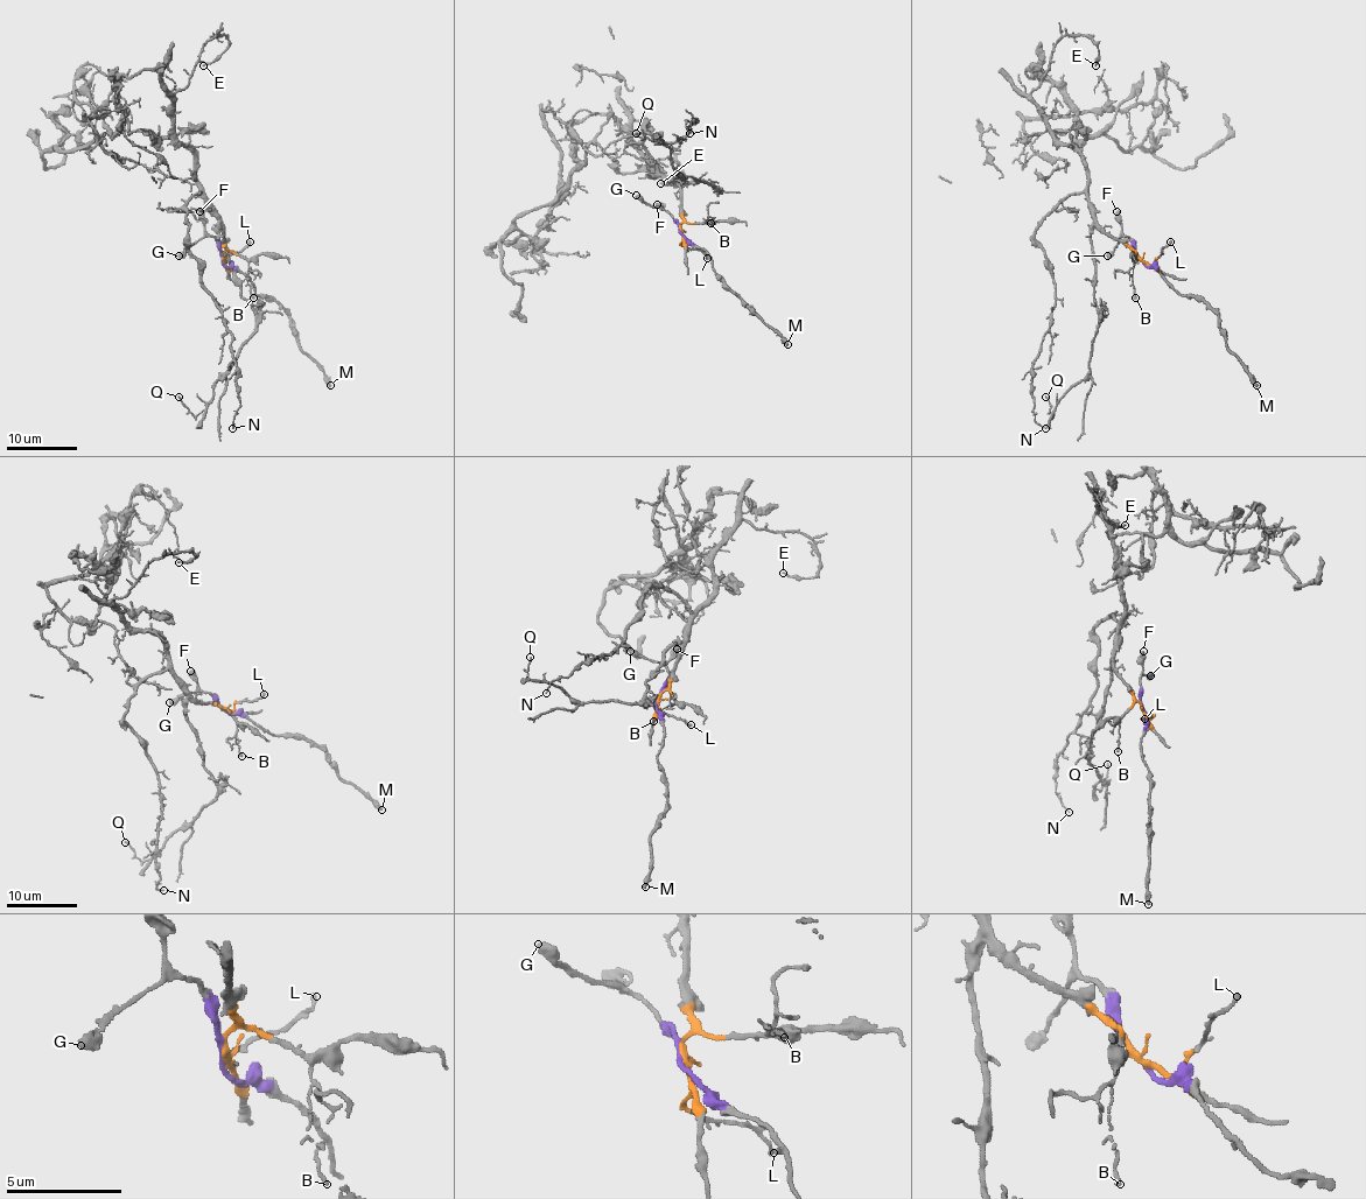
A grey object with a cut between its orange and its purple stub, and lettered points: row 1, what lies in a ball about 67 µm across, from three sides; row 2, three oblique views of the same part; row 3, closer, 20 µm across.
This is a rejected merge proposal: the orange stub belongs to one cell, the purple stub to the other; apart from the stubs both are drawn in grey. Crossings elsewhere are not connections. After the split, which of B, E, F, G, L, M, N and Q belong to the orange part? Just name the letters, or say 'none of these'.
B, E, L, N, Q

